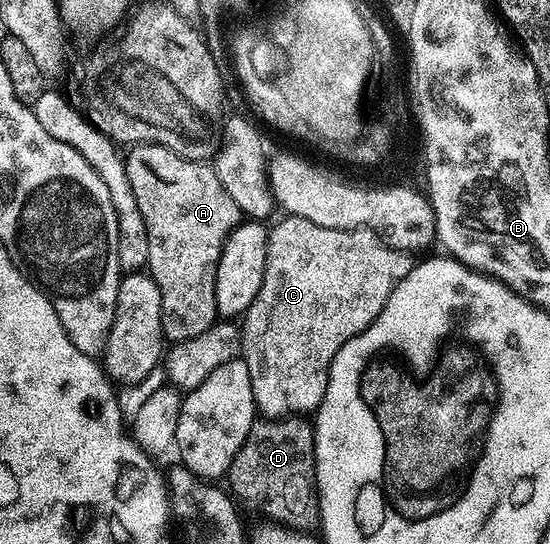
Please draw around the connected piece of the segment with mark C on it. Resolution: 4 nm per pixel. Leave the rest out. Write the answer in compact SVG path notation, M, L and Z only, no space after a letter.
M303 217L281 218L269 230L270 238L266 244L266 262L264 263L264 279L260 283L260 291L256 291L256 299L252 299L252 307L241 318L240 332L242 334L242 347L240 356L248 363L248 375L252 378L252 395L254 396L254 408L263 418L277 419L280 417L293 417L295 415L310 415L317 410L319 403L324 399L324 391L328 387L330 378L330 364L336 359L340 347L348 343L356 335L360 335L380 315L384 303L392 295L392 291L408 274L414 270L416 261L411 254L394 249L386 245L370 229L361 227L356 229L333 229L332 227L320 227L316 223L308 223Z

